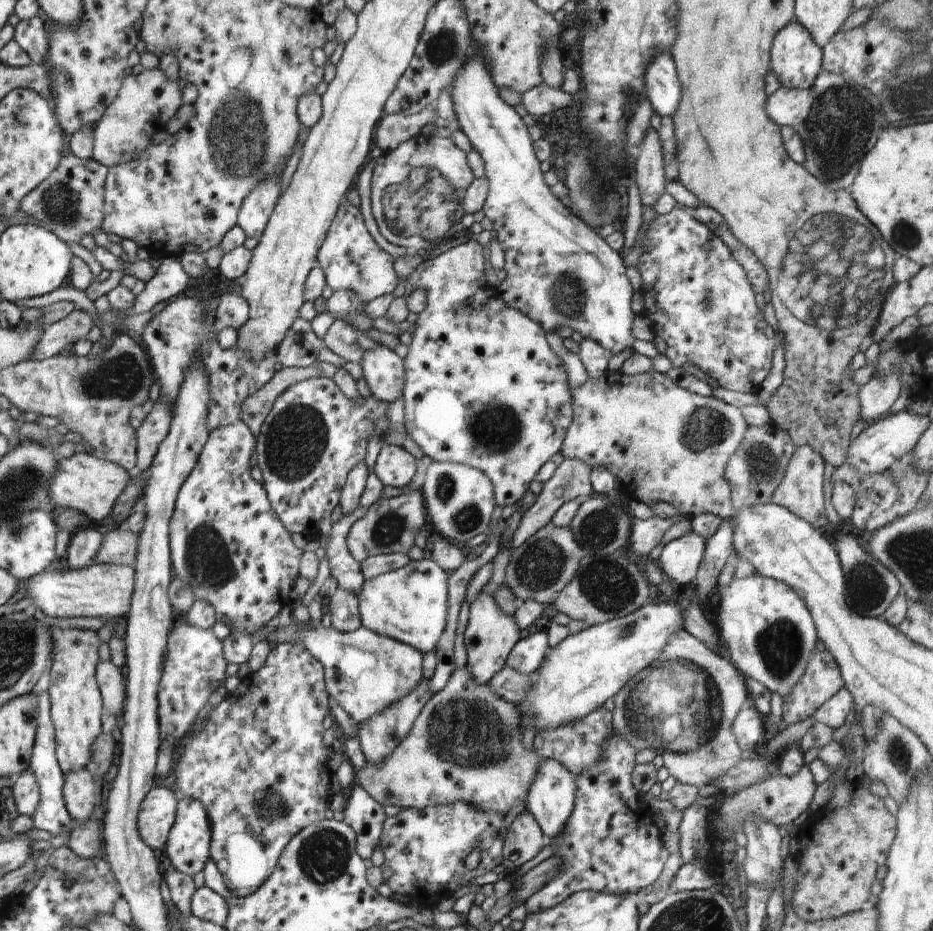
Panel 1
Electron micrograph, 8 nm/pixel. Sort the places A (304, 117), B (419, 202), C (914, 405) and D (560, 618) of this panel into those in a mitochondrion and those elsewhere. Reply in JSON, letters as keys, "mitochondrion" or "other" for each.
{"A":"other","B":"mitochondrion","C":"other","D":"other"}

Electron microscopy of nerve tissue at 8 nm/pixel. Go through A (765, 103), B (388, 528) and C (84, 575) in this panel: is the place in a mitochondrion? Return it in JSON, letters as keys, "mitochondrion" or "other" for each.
{"A":"other","B":"mitochondrion","C":"other"}

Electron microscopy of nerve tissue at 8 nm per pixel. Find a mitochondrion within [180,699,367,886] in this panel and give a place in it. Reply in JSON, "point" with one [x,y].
{"point":[260,843]}

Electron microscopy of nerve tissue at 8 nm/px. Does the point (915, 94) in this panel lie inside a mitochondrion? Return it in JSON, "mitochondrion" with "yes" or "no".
{"mitochondrion":"yes"}

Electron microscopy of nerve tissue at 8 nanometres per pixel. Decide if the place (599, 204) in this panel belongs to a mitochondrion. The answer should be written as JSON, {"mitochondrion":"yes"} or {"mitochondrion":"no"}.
{"mitochondrion":"yes"}

